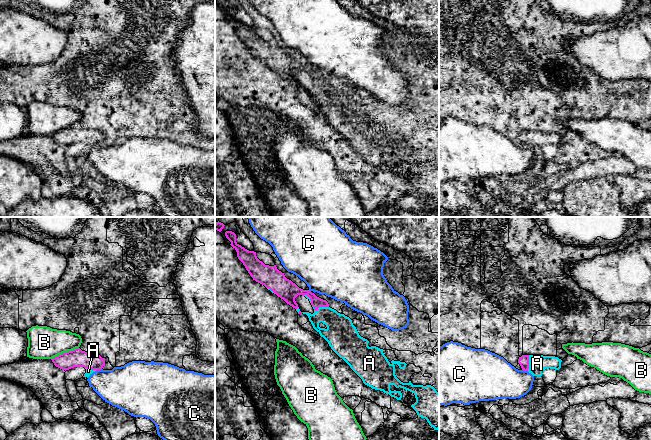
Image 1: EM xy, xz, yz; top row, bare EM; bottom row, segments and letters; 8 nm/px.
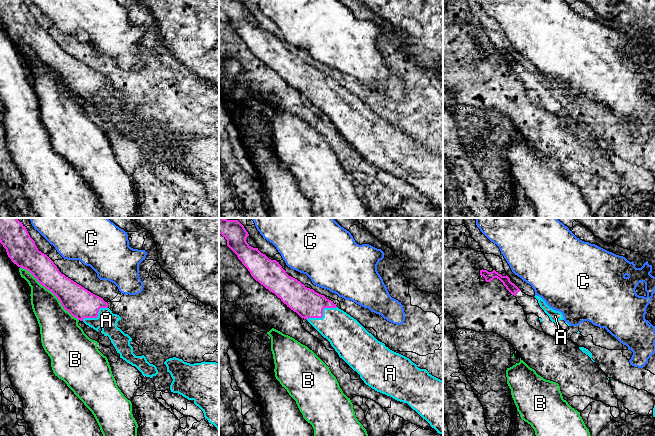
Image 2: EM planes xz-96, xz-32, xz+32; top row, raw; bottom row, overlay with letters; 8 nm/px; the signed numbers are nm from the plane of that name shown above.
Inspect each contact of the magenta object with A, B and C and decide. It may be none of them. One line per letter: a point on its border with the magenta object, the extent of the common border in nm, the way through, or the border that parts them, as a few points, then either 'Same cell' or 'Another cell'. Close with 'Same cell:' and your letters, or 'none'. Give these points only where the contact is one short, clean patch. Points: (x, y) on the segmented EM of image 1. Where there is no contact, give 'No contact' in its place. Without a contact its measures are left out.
A: Touches magenta at xz (320, 306). Shared border 140 nm. Same cell
B: Touches magenta at xy (65, 352). Shared border 240 nm. Another cell
C: Touches magenta at xy (98, 369). Shared border 50 nm. Another cell
Same cell: A

